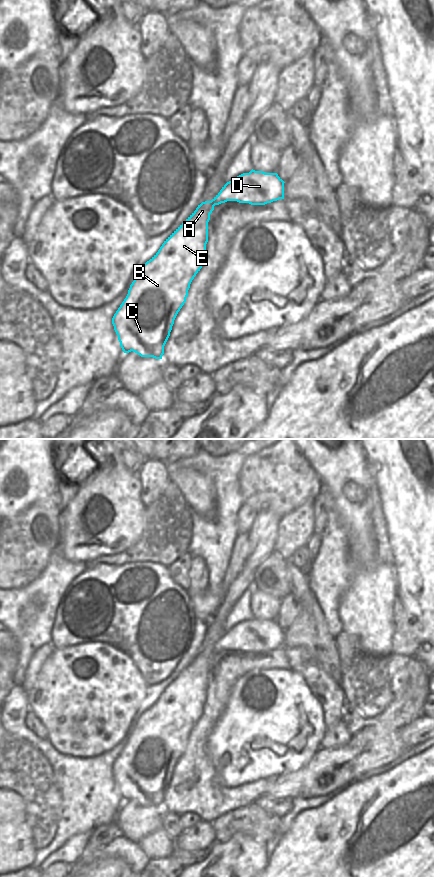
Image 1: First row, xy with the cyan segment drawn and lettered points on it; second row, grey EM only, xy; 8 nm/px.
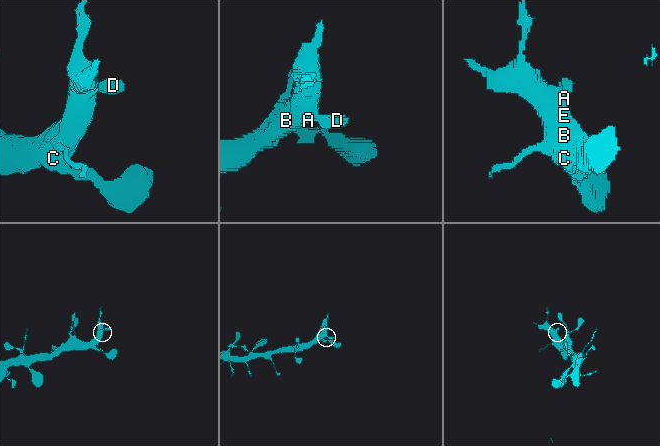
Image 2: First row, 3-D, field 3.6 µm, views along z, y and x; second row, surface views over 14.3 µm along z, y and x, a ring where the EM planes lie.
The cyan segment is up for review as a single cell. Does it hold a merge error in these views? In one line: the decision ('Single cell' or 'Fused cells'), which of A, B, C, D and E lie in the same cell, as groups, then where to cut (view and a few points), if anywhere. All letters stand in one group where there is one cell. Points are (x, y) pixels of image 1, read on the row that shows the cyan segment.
Single cell. Groups: A B C D E. No split.

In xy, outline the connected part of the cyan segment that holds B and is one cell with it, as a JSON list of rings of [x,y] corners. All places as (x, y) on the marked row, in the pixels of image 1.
[[[253,169],[249,173],[243,173],[227,182],[211,201],[198,205],[196,210],[164,241],[158,252],[142,266],[130,285],[126,298],[112,318],[114,330],[124,353],[133,351],[141,357],[162,359],[164,346],[170,336],[174,320],[186,302],[192,280],[202,268],[208,242],[208,222],[214,206],[227,201],[265,205],[284,199],[284,183],[277,173],[265,173]]]

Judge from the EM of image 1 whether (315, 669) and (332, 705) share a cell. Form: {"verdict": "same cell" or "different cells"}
{"verdict": "same cell"}

